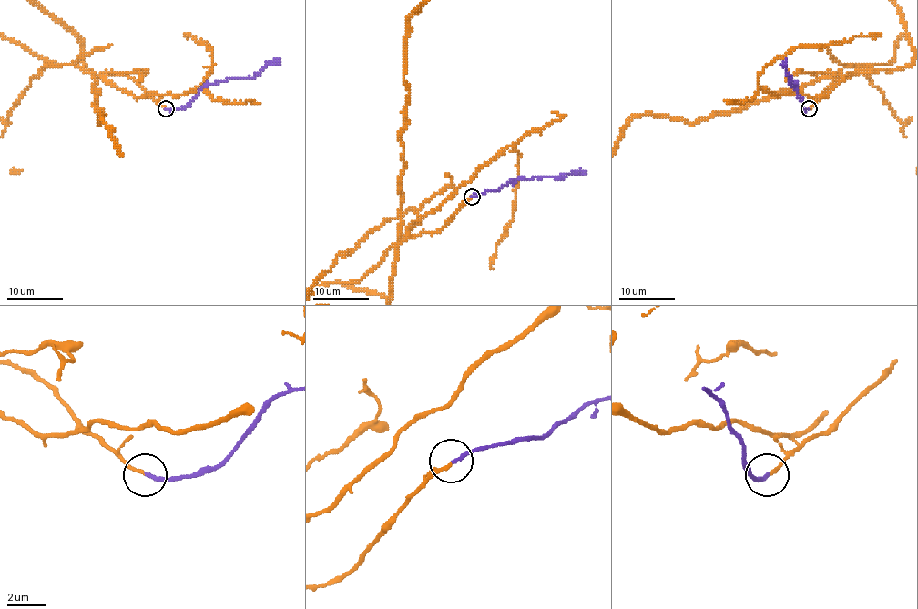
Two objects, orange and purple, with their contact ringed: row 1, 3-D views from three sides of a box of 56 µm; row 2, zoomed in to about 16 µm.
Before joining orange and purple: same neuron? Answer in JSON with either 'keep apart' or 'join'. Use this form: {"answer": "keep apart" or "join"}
{"answer": "join"}

